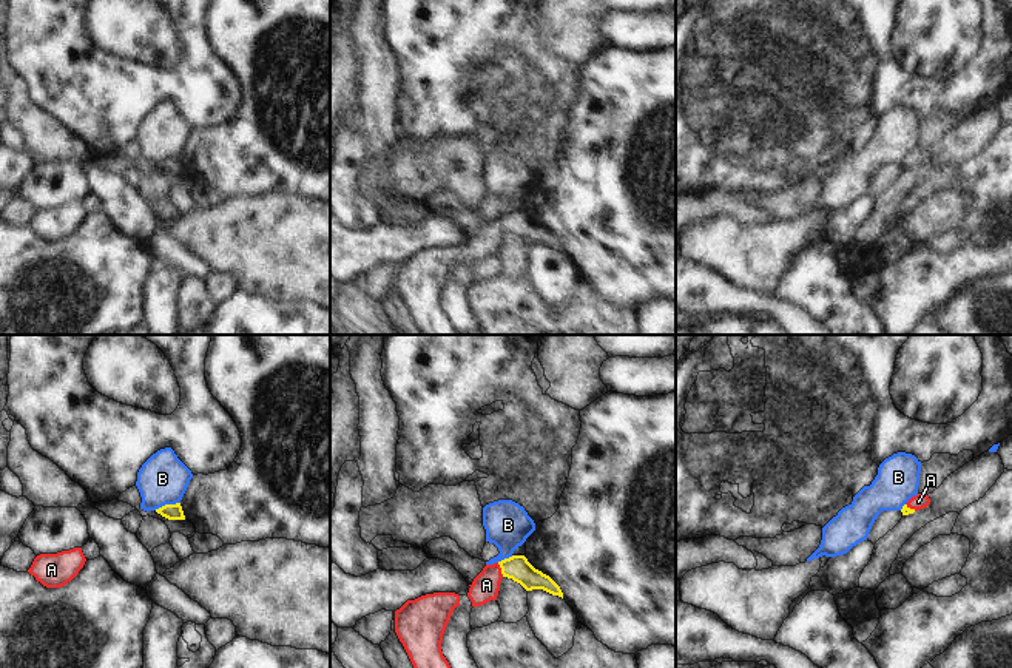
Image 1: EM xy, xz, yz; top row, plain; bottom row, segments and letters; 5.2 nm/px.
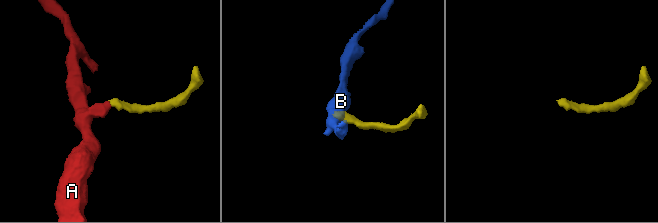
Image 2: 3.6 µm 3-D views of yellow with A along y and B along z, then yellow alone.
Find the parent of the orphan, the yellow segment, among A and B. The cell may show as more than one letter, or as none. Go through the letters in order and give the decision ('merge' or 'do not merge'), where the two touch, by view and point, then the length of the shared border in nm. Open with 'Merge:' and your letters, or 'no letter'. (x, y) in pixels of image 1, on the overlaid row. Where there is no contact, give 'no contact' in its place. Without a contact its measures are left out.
Merge: A
A: merge; contact xz (502, 570); length 90 nm
B: do not merge; contact xy (167, 505); length 140 nm

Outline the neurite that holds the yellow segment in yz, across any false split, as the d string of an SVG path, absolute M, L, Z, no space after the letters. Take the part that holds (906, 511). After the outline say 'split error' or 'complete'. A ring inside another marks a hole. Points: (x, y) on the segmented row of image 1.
M915 495L912 497L901 509L902 515L913 514L915 511L924 509L930 504L929 495Z; split error

